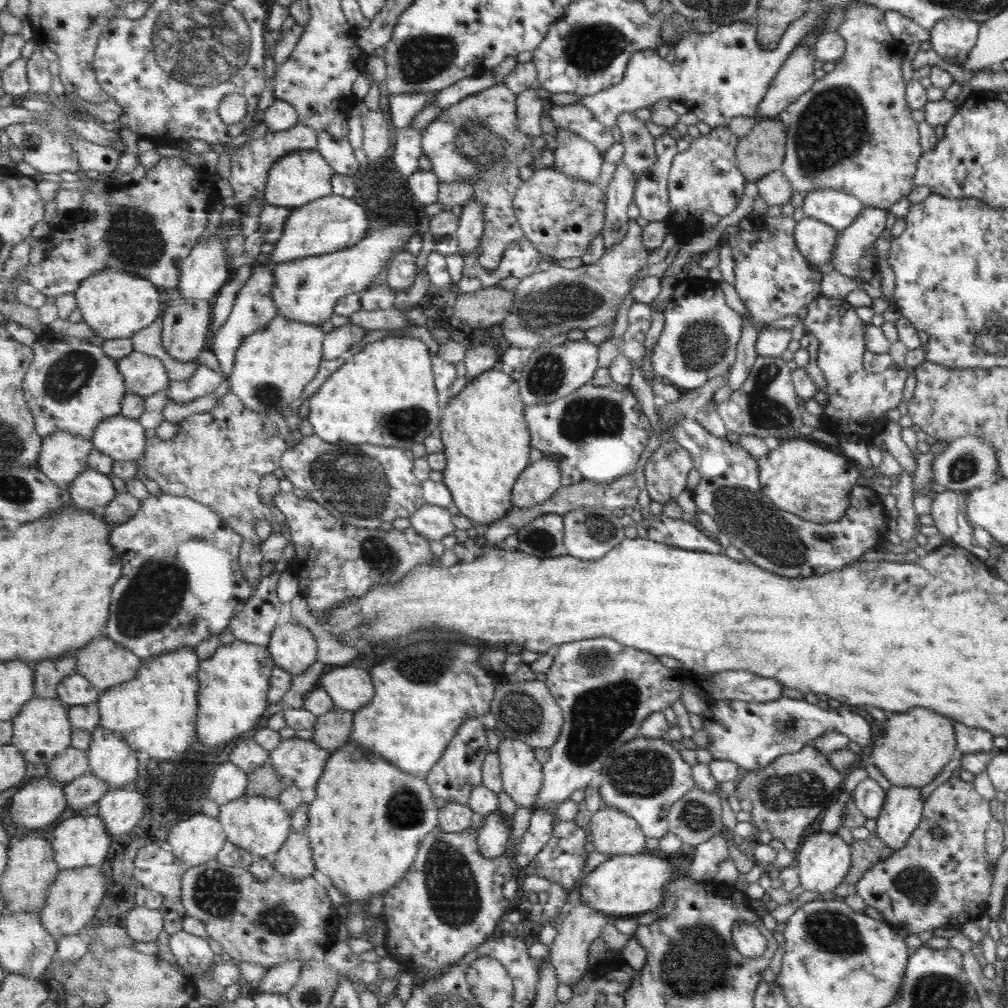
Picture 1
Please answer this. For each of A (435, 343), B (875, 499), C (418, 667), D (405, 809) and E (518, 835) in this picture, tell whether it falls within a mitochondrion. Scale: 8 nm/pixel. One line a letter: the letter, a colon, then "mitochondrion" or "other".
A: other
B: other
C: mitochondrion
D: mitochondrion
E: other

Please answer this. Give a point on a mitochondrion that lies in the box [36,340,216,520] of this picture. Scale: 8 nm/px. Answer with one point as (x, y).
(65, 378)

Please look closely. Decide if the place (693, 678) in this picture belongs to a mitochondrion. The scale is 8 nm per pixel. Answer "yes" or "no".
no

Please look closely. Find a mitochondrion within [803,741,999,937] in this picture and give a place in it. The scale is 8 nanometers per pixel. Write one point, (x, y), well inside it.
(916, 883)

